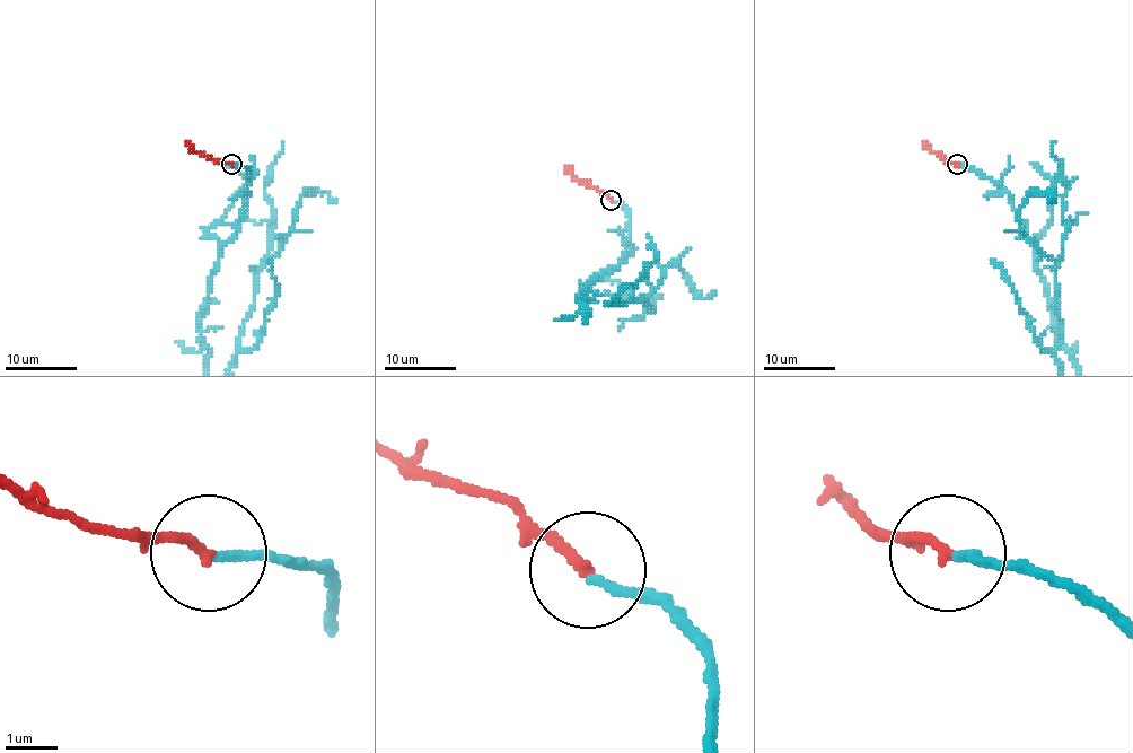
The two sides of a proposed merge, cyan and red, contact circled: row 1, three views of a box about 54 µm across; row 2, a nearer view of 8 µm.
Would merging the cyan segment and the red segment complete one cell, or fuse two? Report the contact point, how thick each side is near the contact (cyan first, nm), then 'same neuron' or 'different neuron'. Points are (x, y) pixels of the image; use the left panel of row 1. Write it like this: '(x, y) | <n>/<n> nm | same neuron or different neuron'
(231, 164) | 170/200 nm | same neuron

